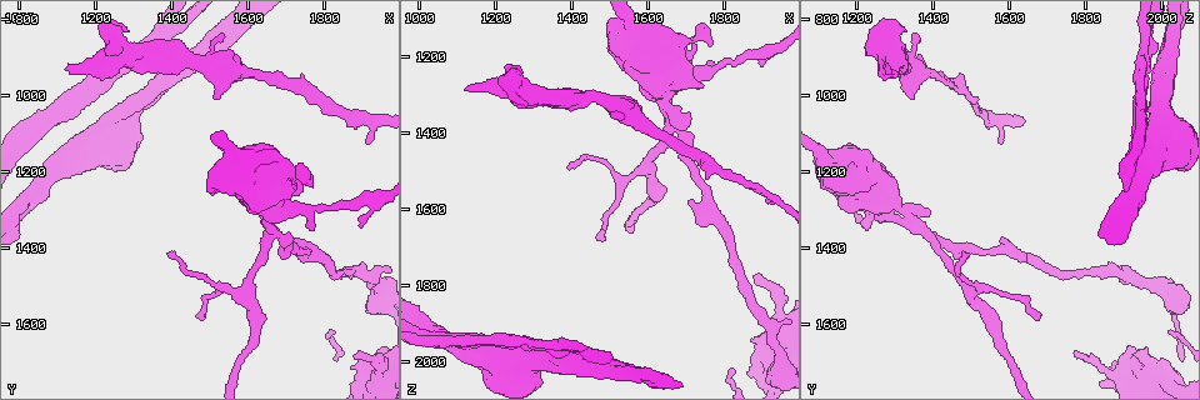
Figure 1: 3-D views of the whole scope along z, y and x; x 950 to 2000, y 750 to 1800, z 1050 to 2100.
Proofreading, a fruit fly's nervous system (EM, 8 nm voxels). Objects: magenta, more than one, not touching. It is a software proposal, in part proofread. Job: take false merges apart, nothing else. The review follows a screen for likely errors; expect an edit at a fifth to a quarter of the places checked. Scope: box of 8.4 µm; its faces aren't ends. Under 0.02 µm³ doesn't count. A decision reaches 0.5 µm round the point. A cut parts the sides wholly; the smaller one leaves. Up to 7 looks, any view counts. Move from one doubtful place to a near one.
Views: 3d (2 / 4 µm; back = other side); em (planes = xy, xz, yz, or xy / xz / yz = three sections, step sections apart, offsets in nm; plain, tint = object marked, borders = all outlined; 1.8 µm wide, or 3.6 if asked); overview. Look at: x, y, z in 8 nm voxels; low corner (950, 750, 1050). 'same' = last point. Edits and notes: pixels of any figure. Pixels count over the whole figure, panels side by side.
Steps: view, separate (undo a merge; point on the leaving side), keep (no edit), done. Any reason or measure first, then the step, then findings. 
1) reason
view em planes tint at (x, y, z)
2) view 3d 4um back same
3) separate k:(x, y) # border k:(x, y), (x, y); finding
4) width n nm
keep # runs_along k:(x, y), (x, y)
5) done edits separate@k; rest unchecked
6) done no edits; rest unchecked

view 3d 4um at (1195, 1130, 2015)

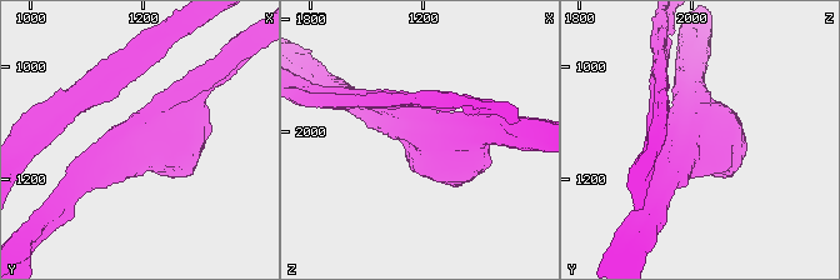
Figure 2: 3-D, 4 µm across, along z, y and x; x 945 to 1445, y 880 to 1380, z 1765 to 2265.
shape alone is not enough
view em planes tint at (1200, 1125, 2010)

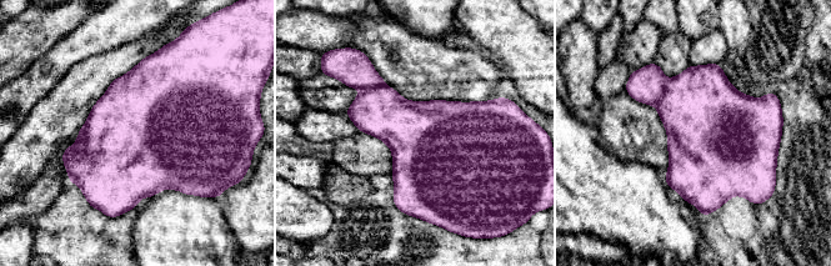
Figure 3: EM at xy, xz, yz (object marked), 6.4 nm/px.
separate 3:(646, 85) # border 3:(666, 80), (664, 95), (655, 105); two neurons meet here

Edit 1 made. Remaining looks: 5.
redraw
view overview

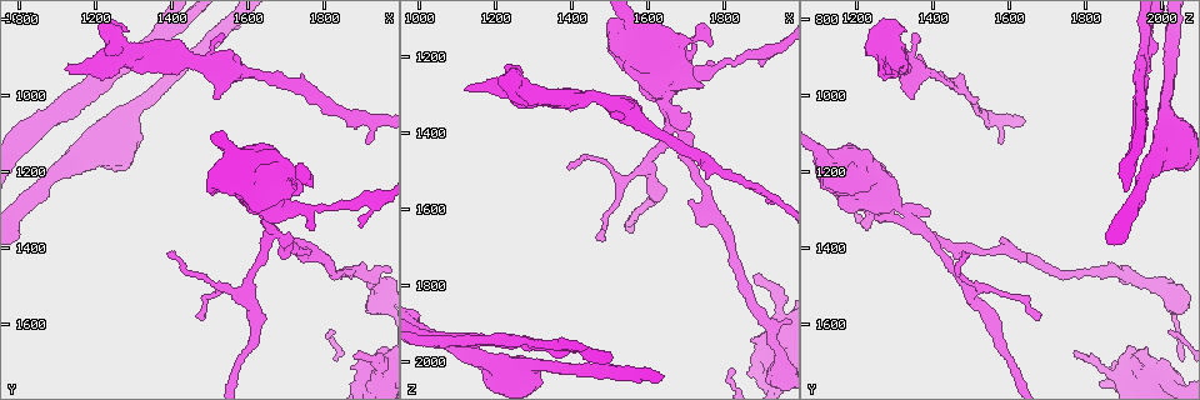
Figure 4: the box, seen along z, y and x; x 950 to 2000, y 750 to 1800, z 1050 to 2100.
a fork
view em planes tint at (1665, 1360, 1385)

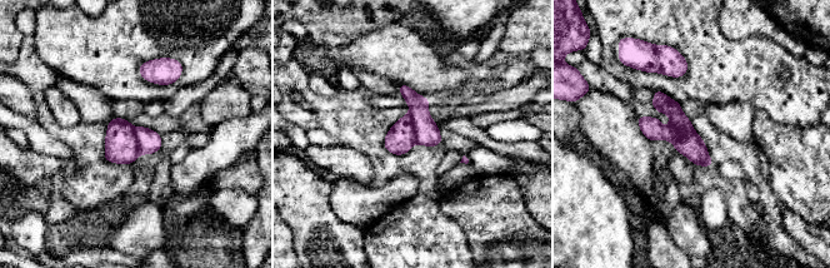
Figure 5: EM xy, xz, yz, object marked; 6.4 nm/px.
separate 5:(651, 128) # border 5:(670, 124), (685, 130), (674, 144); a second neuron is stuck on

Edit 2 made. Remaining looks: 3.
calibre changes
view 3d 4um at (1630, 945, 1400)

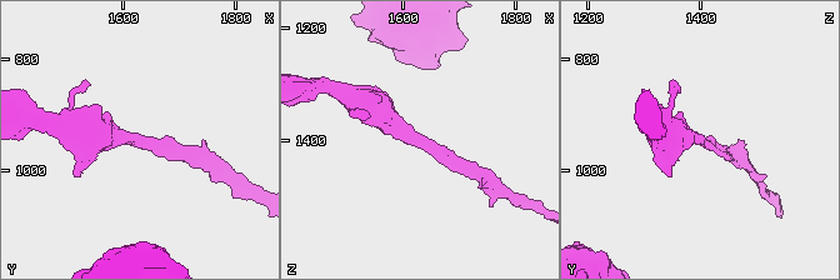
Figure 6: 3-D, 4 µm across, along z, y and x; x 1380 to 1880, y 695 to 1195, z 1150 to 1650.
view em planes tint at (1630, 945, 1395)

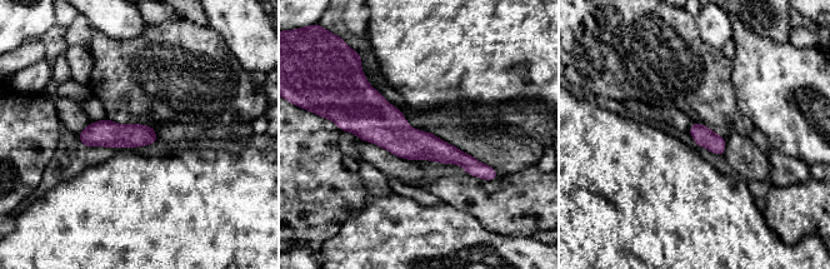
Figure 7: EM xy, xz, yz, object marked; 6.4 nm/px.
width 120 nm
keep # runs_along 7:(345, 123), (381, 123), (485, 170); all the same neuron

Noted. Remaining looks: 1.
done edits separate@3, separate@5; rest unchecked

